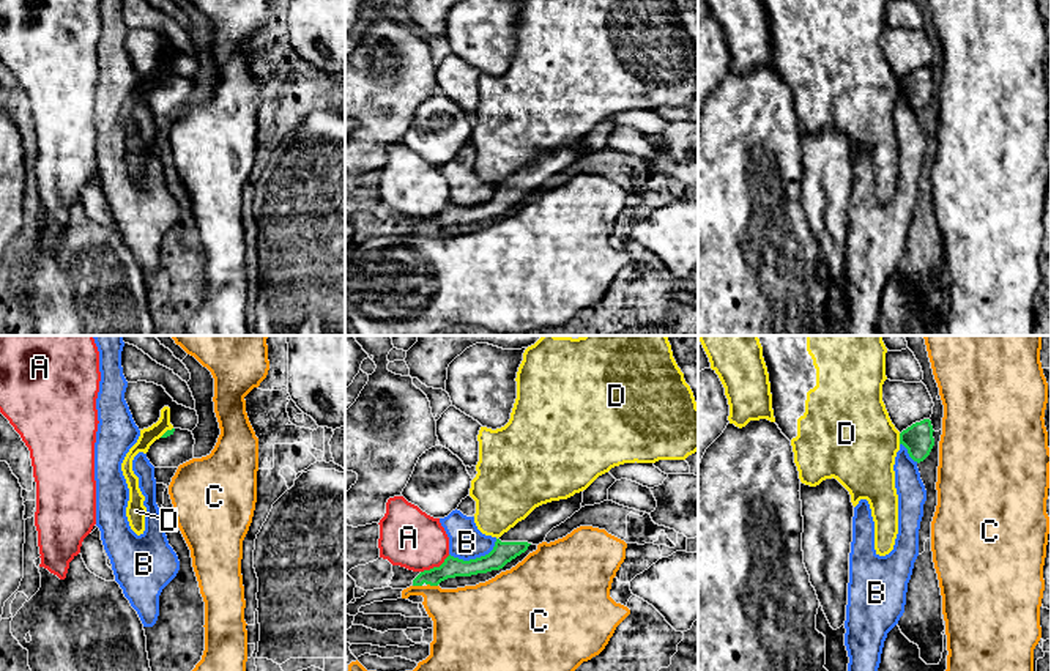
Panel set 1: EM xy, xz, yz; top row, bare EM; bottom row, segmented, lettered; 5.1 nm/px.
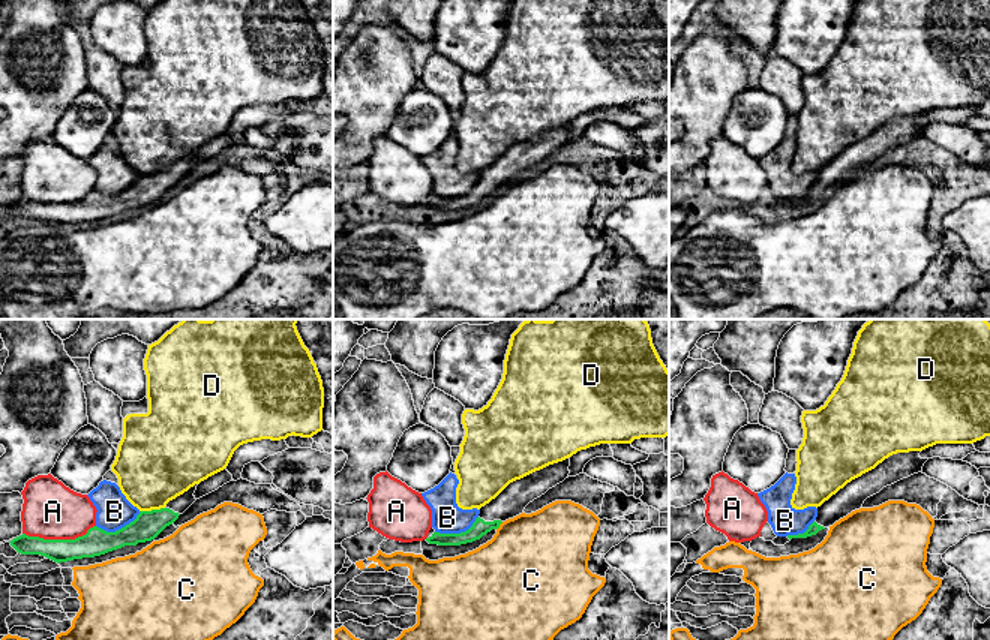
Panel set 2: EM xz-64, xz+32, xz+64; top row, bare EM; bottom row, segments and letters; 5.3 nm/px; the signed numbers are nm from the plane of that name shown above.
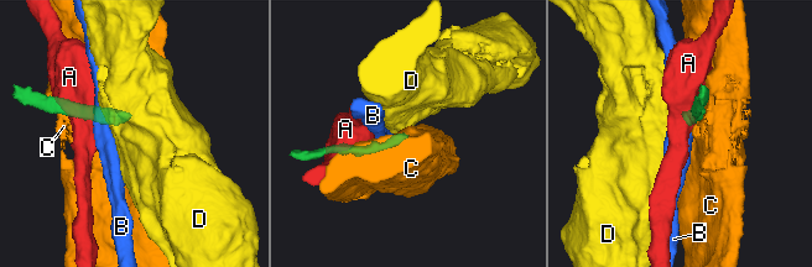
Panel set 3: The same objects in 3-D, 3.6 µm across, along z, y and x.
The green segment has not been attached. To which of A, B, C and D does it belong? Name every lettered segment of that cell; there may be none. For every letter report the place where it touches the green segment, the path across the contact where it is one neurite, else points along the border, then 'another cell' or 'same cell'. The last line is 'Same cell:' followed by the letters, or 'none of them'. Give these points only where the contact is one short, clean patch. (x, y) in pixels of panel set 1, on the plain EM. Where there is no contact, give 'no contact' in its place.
A: xz (435, 215) | another cell
B: xz (476, 205) | along xz (497, 186), (495, 192), (484, 202), (468, 207), (449, 202) | another cell
C: xz (432, 232) | another cell
D: yz (900, 85) | another cell
Same cell: none of them

